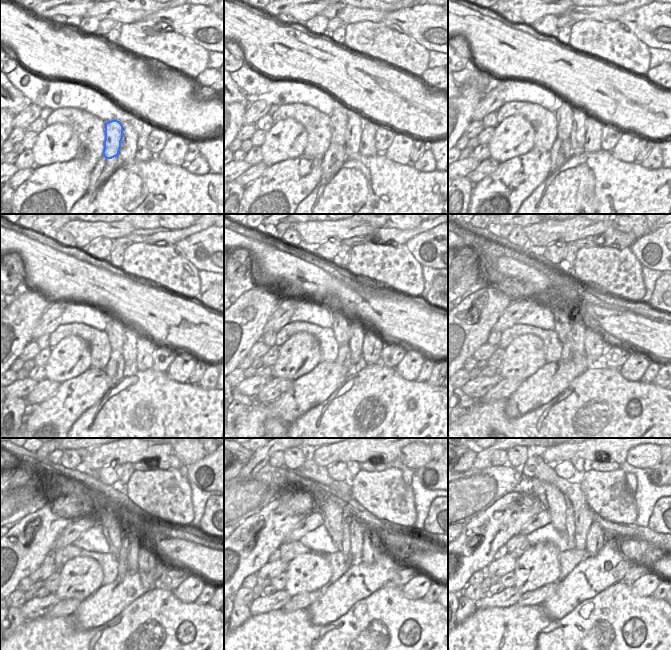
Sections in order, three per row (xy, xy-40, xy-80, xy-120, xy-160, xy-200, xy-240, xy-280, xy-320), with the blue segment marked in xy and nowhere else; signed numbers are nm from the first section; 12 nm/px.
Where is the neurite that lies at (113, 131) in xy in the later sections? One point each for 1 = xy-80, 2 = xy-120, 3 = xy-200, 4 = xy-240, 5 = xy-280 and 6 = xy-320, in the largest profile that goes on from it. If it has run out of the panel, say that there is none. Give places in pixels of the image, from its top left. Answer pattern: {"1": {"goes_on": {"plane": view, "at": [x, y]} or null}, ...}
{"1": {"goes_on": {"plane": "xy-80", "at": [564, 111]}}, "2": {"goes_on": {"plane": "xy-120", "at": [115, 330]}}, "3": {"goes_on": {"plane": "xy-200", "at": [563, 323]}}, "4": {"goes_on": {"plane": "xy-240", "at": [111, 527]}}, "5": {"goes_on": {"plane": "xy-280", "at": [331, 507]}}, "6": {"goes_on": {"plane": "xy-320", "at": [552, 499]}}}

